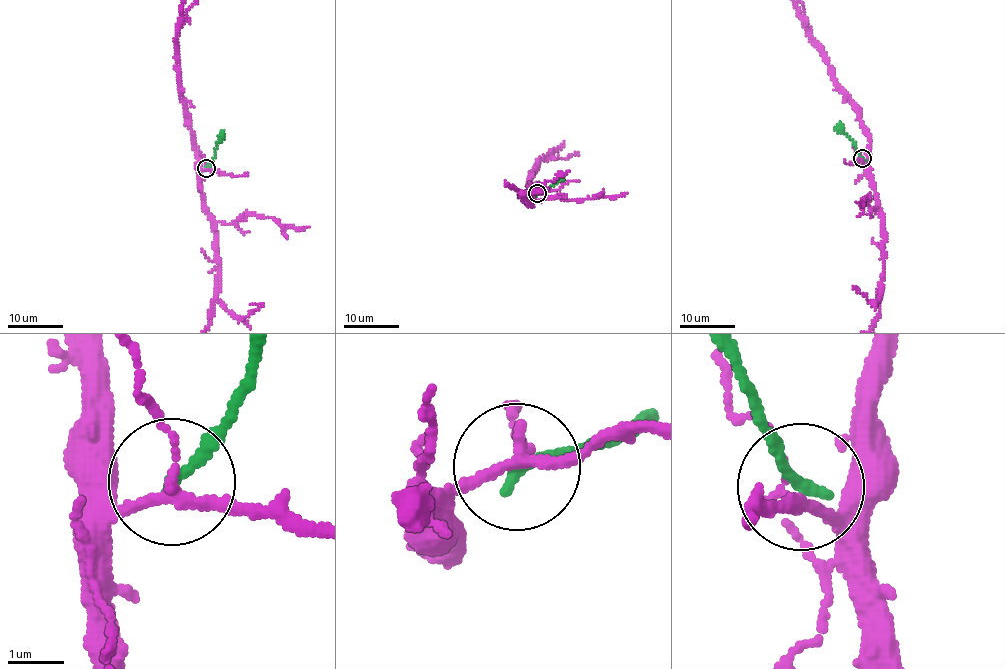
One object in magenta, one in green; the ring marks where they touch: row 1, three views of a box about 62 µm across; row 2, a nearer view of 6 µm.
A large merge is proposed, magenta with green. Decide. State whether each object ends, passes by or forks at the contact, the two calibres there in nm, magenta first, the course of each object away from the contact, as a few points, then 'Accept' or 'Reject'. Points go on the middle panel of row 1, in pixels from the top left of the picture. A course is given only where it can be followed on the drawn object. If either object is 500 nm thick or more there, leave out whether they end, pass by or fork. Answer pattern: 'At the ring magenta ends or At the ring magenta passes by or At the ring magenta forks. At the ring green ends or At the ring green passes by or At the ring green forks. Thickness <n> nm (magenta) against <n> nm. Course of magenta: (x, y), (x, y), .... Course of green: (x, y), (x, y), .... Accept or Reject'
At the ring magenta forks. At the ring green ends. Thickness 170 nm (magenta) against 200 nm. Course of green: (537, 194), (563, 179). Reject

